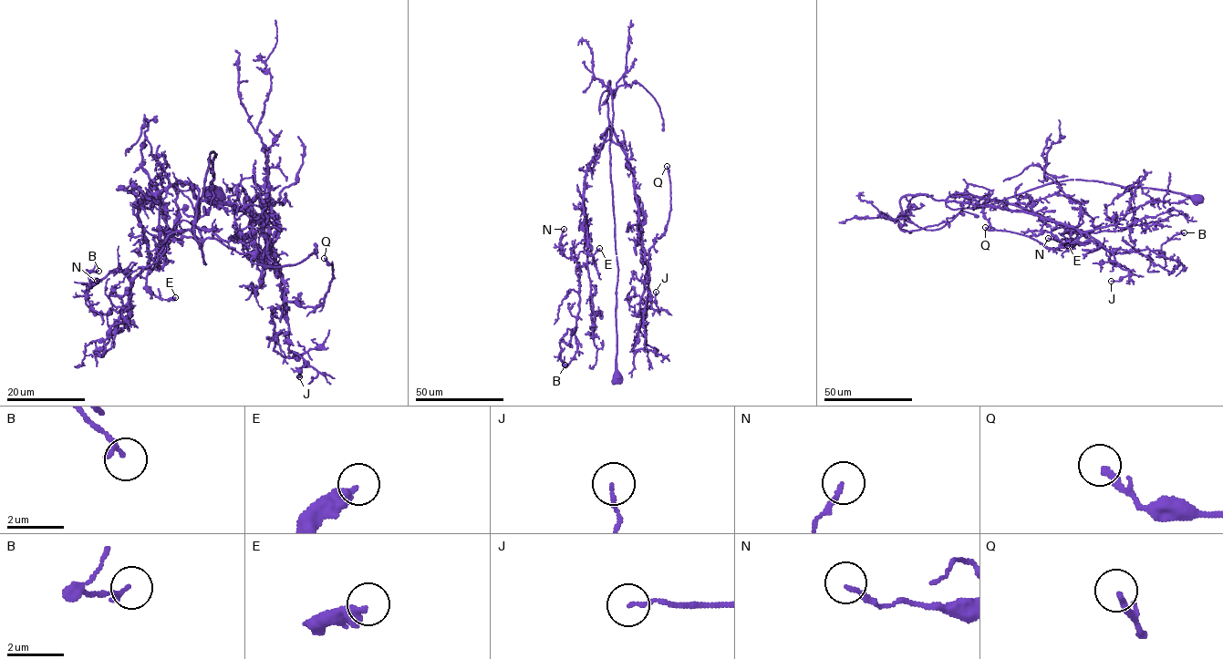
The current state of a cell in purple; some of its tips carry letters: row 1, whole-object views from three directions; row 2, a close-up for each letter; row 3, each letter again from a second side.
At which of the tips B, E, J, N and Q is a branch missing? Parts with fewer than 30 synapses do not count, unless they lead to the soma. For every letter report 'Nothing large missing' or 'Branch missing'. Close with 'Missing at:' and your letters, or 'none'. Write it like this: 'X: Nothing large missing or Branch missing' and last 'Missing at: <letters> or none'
B: Nothing large missing
E: Nothing large missing
J: Nothing large missing
N: Nothing large missing
Q: Nothing large missing
Missing at: none

